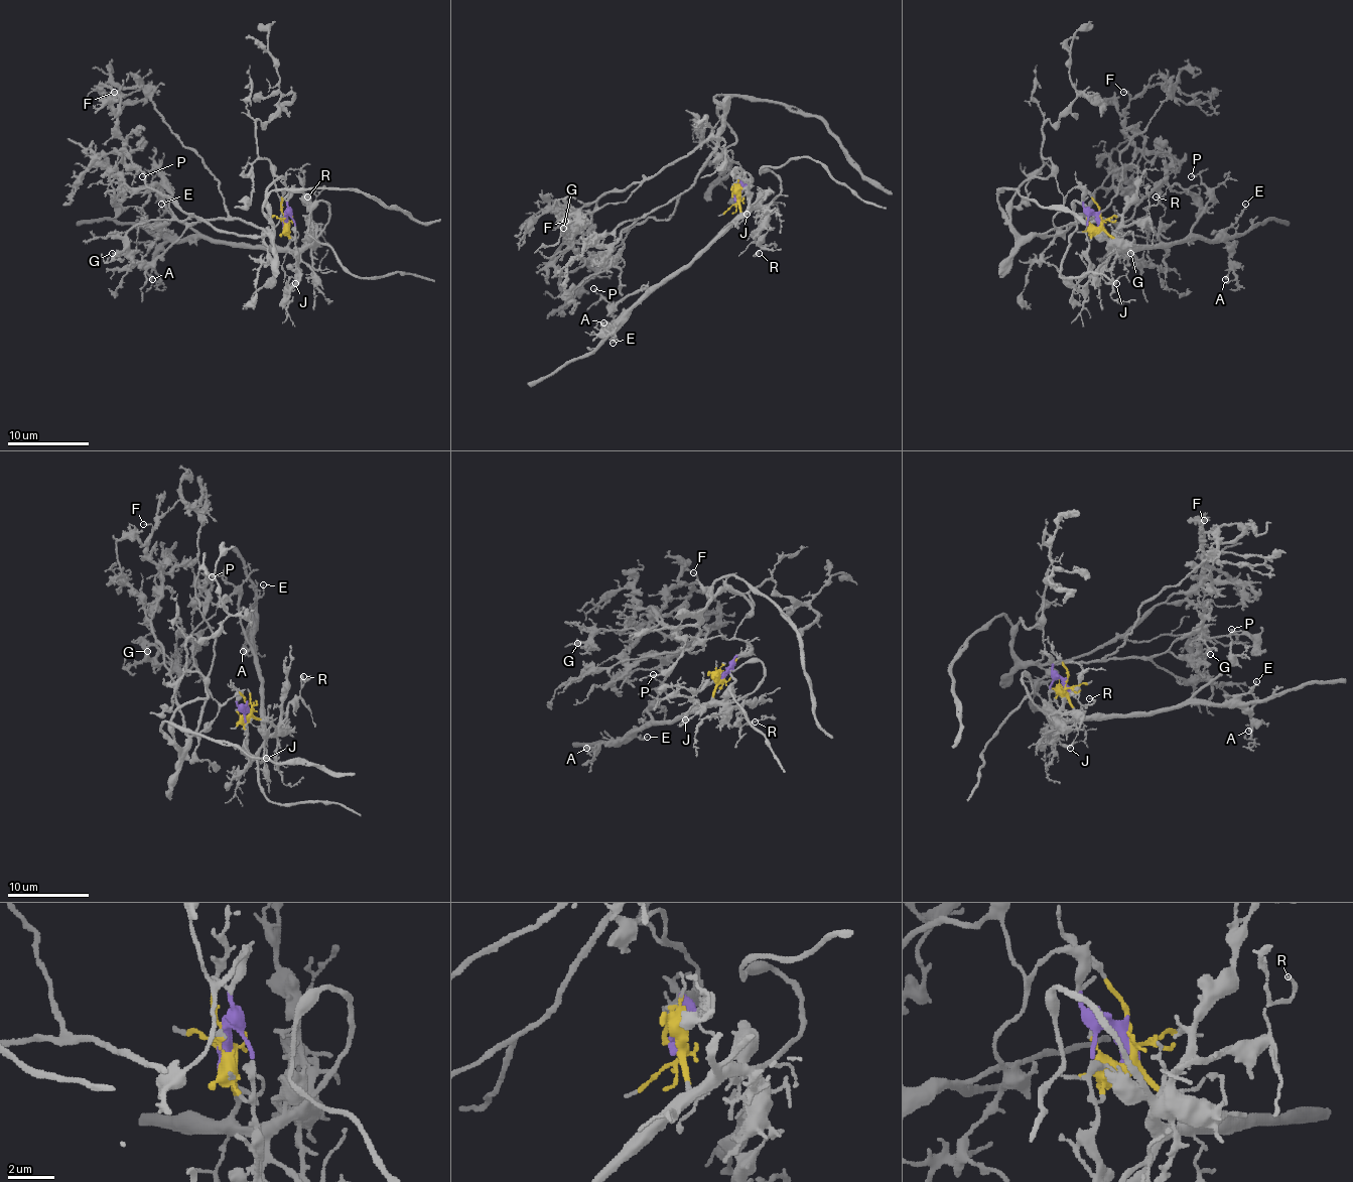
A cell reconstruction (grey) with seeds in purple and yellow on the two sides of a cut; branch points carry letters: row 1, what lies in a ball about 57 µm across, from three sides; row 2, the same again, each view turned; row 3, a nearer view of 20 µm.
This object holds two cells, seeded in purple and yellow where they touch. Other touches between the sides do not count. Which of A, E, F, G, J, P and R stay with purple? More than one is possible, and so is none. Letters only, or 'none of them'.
F, G

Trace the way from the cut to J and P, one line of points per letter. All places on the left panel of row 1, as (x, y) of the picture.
J: (285, 219), (291, 249), (299, 257), (295, 284)
P: (285, 219), (289, 239), (285, 247), (218, 243), (182, 225), (166, 209), (162, 189), (152, 175), (142, 175)

